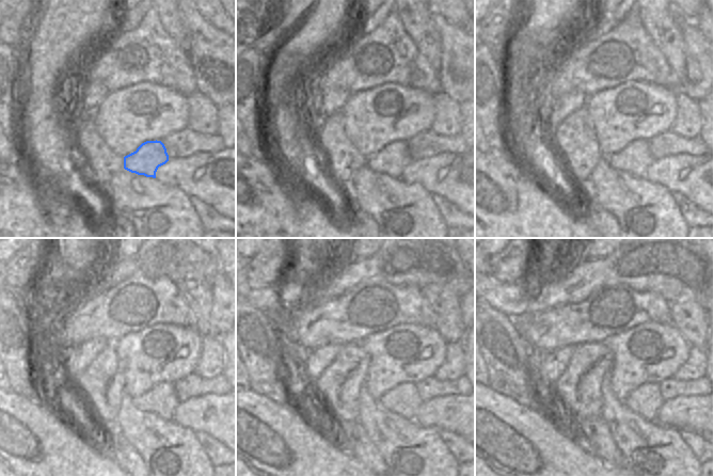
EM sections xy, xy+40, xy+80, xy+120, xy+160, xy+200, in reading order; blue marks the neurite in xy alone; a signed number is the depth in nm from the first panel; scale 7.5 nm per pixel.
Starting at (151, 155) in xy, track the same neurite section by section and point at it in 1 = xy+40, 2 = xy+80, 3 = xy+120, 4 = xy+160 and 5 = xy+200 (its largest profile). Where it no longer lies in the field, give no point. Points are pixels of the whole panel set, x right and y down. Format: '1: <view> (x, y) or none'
1: xy+40 (393, 158)
2: xy+80 (634, 159)
3: xy+120 (161, 399)
4: xy+160 (403, 399)
5: xy+200 (646, 400)

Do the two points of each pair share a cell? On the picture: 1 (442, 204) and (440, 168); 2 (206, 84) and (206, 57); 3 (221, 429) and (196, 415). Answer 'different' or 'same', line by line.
1: different
2: same
3: same

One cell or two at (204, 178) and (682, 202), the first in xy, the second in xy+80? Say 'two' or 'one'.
two

